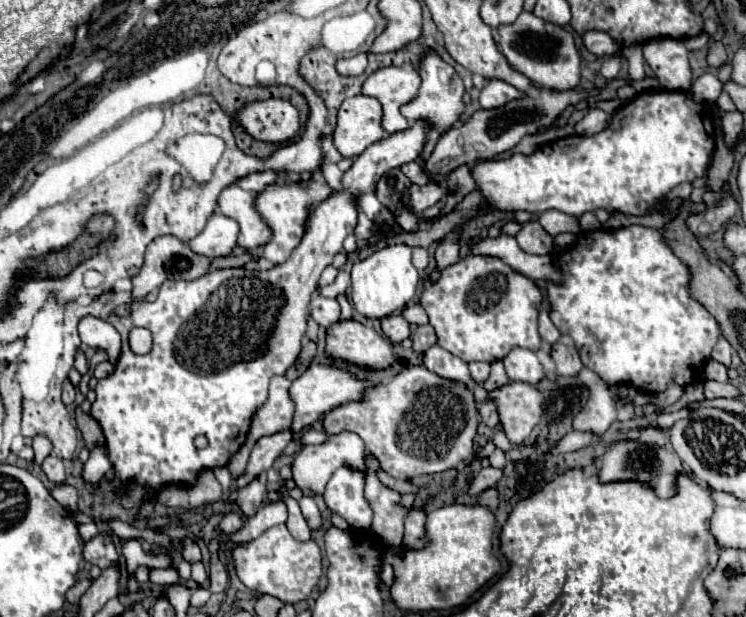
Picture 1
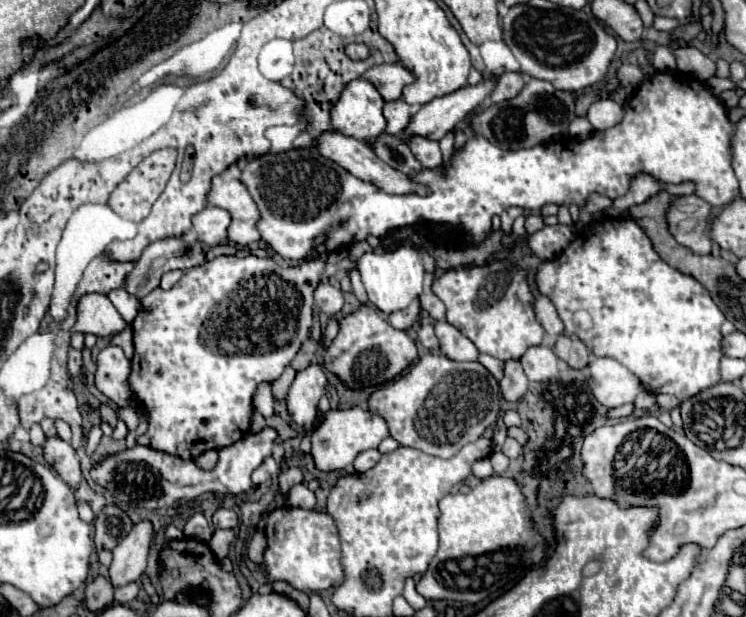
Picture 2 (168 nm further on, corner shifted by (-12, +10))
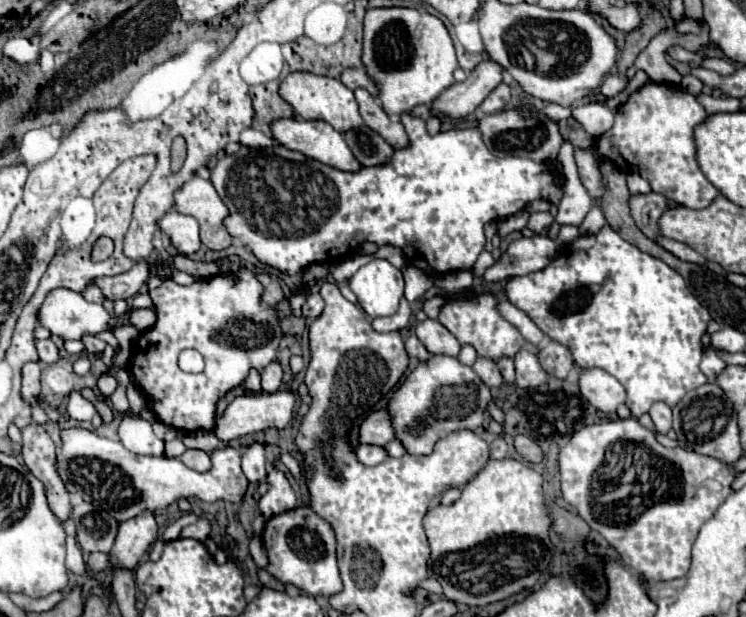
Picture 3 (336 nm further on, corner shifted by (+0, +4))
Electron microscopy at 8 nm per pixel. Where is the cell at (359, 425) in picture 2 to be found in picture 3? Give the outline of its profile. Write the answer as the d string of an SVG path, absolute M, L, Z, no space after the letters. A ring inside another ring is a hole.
M388 410L372 412L360 426L360 440L362 444L376 444L376 446L384 446L390 440L394 440L390 412Z

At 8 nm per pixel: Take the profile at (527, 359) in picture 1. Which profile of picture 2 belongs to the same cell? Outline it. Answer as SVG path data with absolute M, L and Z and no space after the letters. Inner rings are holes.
M530 346L520 358L520 364L528 380L544 382L558 374L558 356L544 346Z

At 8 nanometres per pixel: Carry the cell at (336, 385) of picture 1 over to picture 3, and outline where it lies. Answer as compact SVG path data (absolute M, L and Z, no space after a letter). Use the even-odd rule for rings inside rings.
M274 392L274 394L242 394L236 396L222 416L216 416L214 434L222 442L230 442L234 438L242 438L246 434L254 434L266 428L284 428L294 416L296 396L292 392Z

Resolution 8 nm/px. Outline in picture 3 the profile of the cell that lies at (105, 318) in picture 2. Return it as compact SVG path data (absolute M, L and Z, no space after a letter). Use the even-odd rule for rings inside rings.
M56 288L48 292L38 312L38 324L64 340L80 340L84 334L98 334L110 320L102 304L86 302L78 292Z

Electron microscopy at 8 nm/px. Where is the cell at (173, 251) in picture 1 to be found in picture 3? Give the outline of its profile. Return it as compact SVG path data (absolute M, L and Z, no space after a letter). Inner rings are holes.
M138 262L138 264L134 264L134 268L130 268L124 274L118 274L112 278L102 276L100 280L96 280L96 286L104 292L104 296L108 300L118 300L118 298L130 300L144 288L152 270L154 270L154 266L150 266L148 262Z

